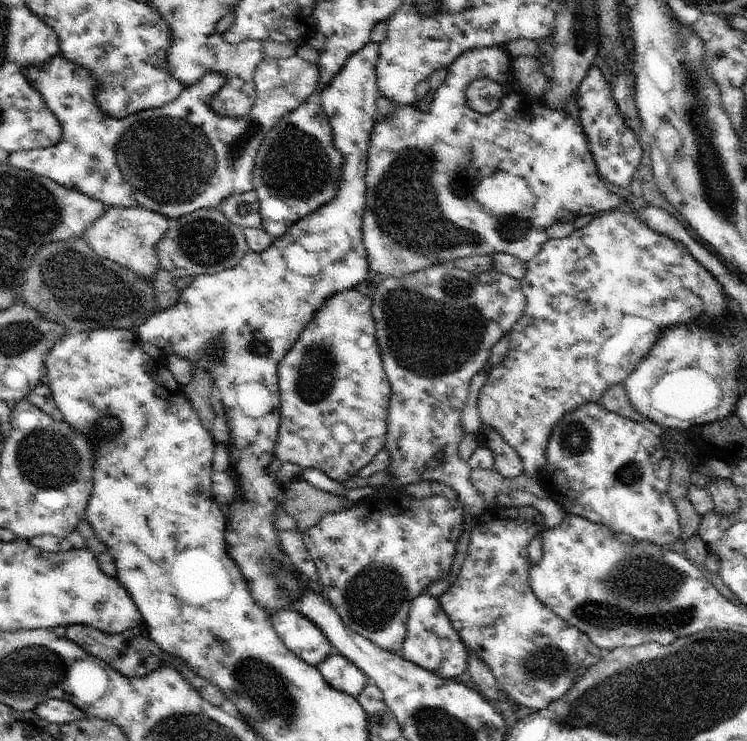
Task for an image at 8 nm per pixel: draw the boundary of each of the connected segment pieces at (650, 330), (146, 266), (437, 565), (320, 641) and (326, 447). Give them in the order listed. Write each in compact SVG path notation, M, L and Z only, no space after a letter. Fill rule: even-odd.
M616 211L614 214L597 215L587 226L576 229L566 238L548 239L548 242L545 242L542 246L542 250L527 262L526 276L522 278L521 284L526 301L524 312L509 332L508 352L504 356L504 360L492 369L486 384L482 386L482 390L478 394L477 409L483 426L486 426L489 432L500 434L510 446L514 447L523 462L522 473L535 479L539 479L539 475L542 473L541 469L546 464L546 446L548 446L548 438L552 434L554 424L565 414L568 414L570 410L576 410L578 406L584 406L586 402L599 403L602 394L610 386L625 381L634 372L638 363L646 358L646 354L650 352L654 344L658 342L658 338L662 336L662 330L666 330L668 326L678 326L682 322L680 314L700 316L700 312L706 312L706 302L708 300L712 300L718 306L716 314L720 314L720 316L714 318L718 322L718 326L720 326L722 320L726 320L726 314L728 314L728 310L726 310L728 308L728 298L724 296L724 288L718 280L688 252L688 248L682 242L676 242L676 240L672 240L664 234L658 234L658 232L650 230L642 220L638 220L637 214L632 211Z
M110 206L100 218L94 220L94 224L90 224L83 234L80 234L80 238L86 240L88 246L100 258L108 259L110 262L128 268L144 280L154 281L160 269L158 244L164 238L168 227L169 220L166 216L150 212L146 208Z
M394 491L391 498L376 501L367 496L344 512L325 516L301 535L320 574L320 582L326 587L330 606L334 607L344 624L374 646L398 655L406 638L412 601L426 592L432 582L448 576L464 527L465 512L459 499L442 494L412 498L403 491Z
M277 610L271 621L286 648L310 666L317 667L336 652L326 634L298 611Z
M356 288L332 294L277 364L281 414L274 448L276 458L298 464L303 469L320 469L339 483L358 476L385 447L388 434L386 420L391 384L382 366L371 306L372 300Z

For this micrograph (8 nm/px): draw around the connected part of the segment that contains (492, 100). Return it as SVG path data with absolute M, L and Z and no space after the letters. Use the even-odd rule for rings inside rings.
M512 64L508 66L508 82L510 86L504 86L502 82L494 82L490 78L478 78L474 82L470 82L466 86L466 100L468 106L476 112L483 115L492 114L496 112L500 106L502 106L502 98L508 94L508 92L514 92L514 94L525 94L524 90L518 86L518 80L514 76L514 68Z

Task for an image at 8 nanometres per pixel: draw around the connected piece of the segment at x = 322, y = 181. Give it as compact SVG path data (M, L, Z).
M309 99L291 110L264 136L252 172L252 184L260 201L262 229L274 239L294 222L312 214L338 192L342 176L342 154L334 148L332 128L318 101Z

